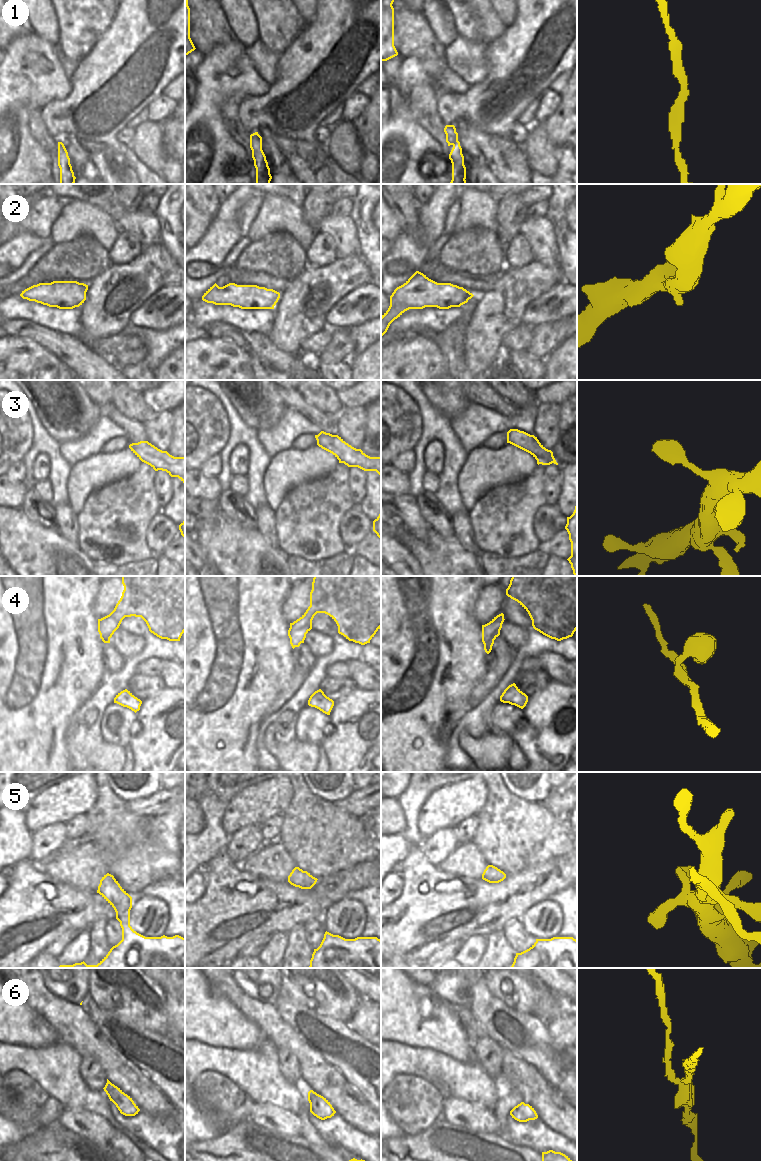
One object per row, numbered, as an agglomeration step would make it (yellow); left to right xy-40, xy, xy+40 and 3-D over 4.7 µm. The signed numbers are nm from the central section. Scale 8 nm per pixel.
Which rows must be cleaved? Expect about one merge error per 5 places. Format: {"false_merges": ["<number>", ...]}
{"false_merges": []}

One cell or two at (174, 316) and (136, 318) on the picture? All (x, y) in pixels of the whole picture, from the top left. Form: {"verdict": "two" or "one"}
{"verdict": "one"}

